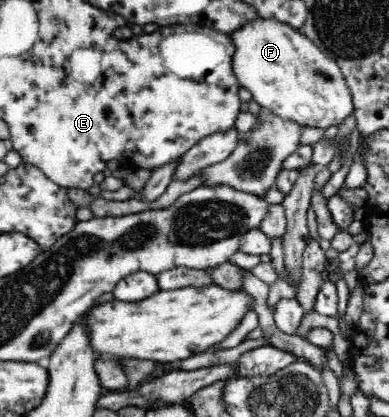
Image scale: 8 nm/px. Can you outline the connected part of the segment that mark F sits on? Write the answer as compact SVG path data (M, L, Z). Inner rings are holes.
M257 17L230 33L235 51L232 70L239 85L252 93L261 107L302 126L327 128L353 114L352 95L341 68L303 32L275 19Z

